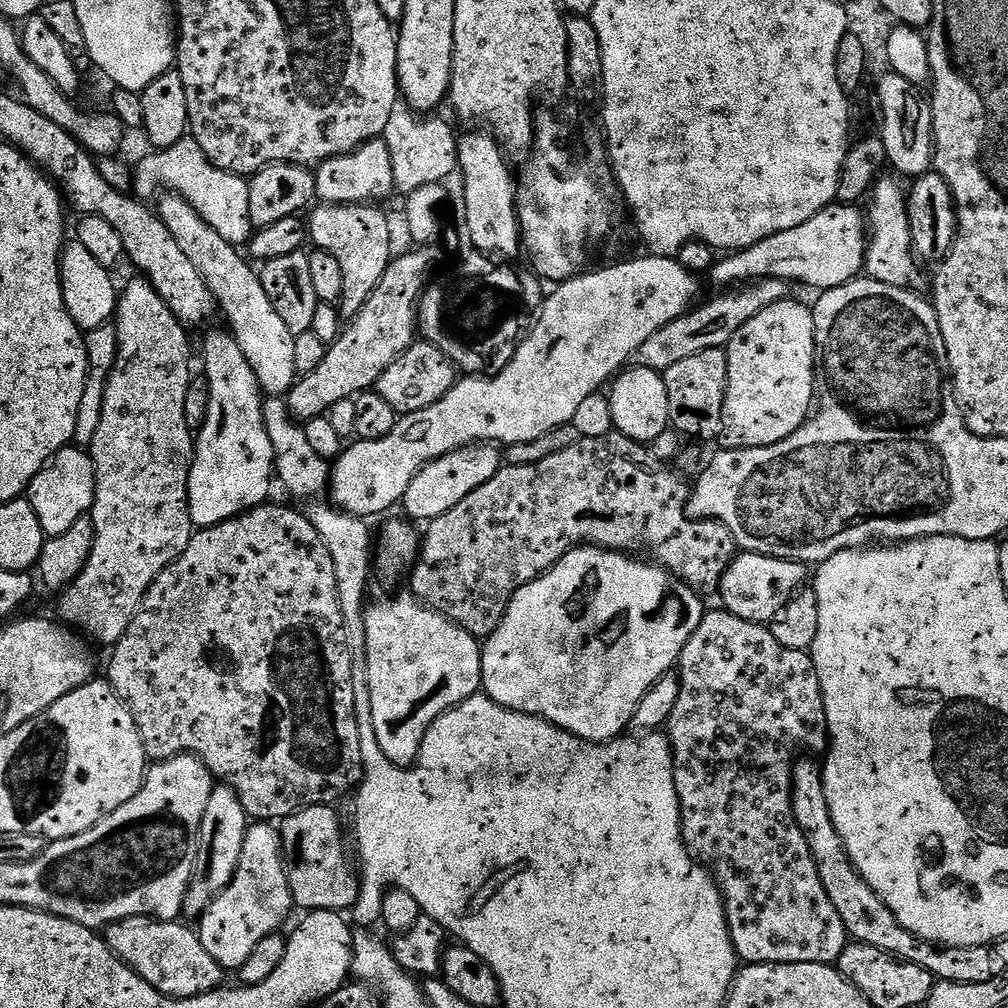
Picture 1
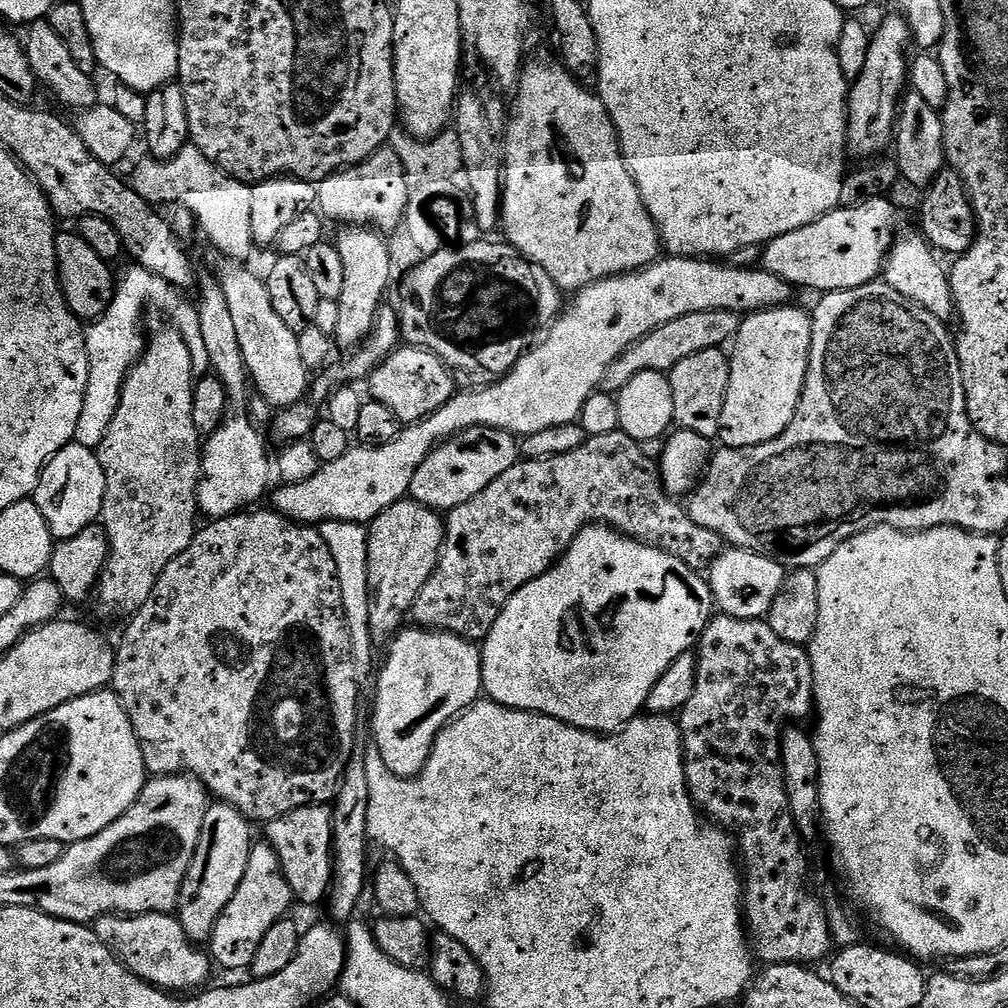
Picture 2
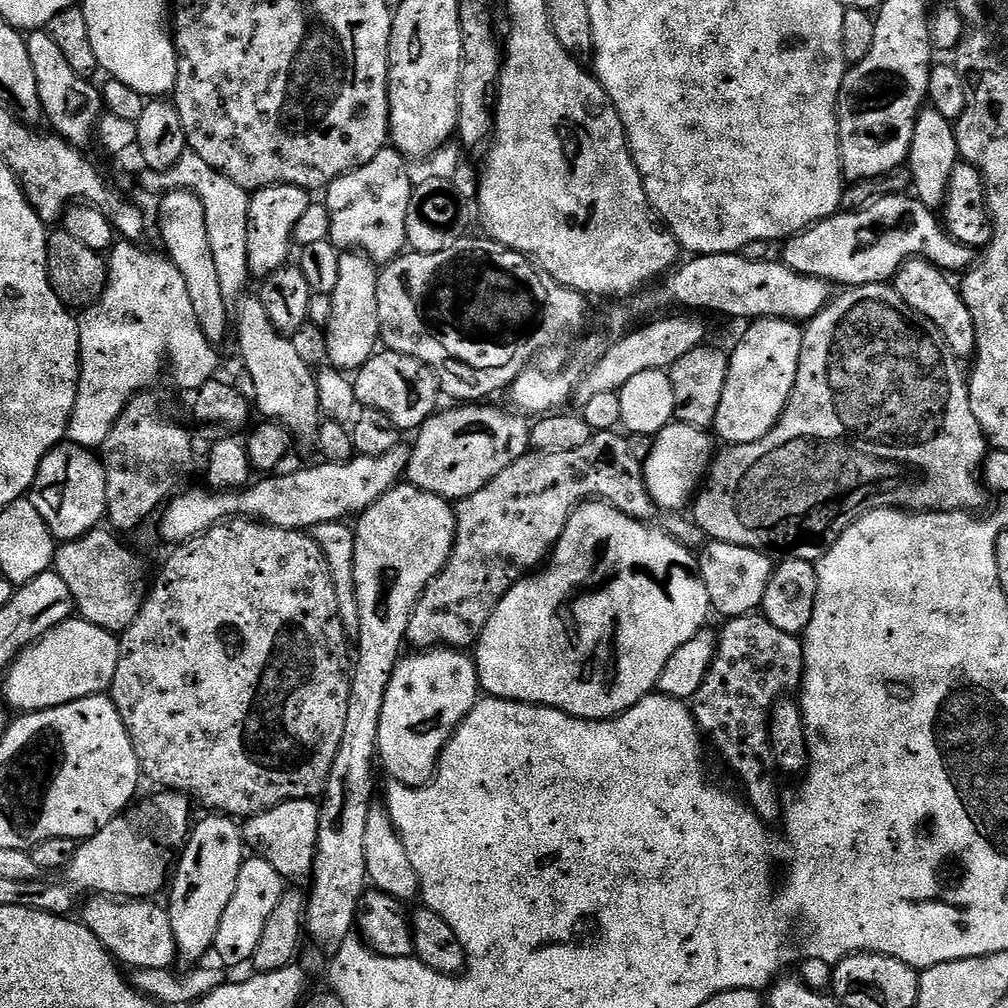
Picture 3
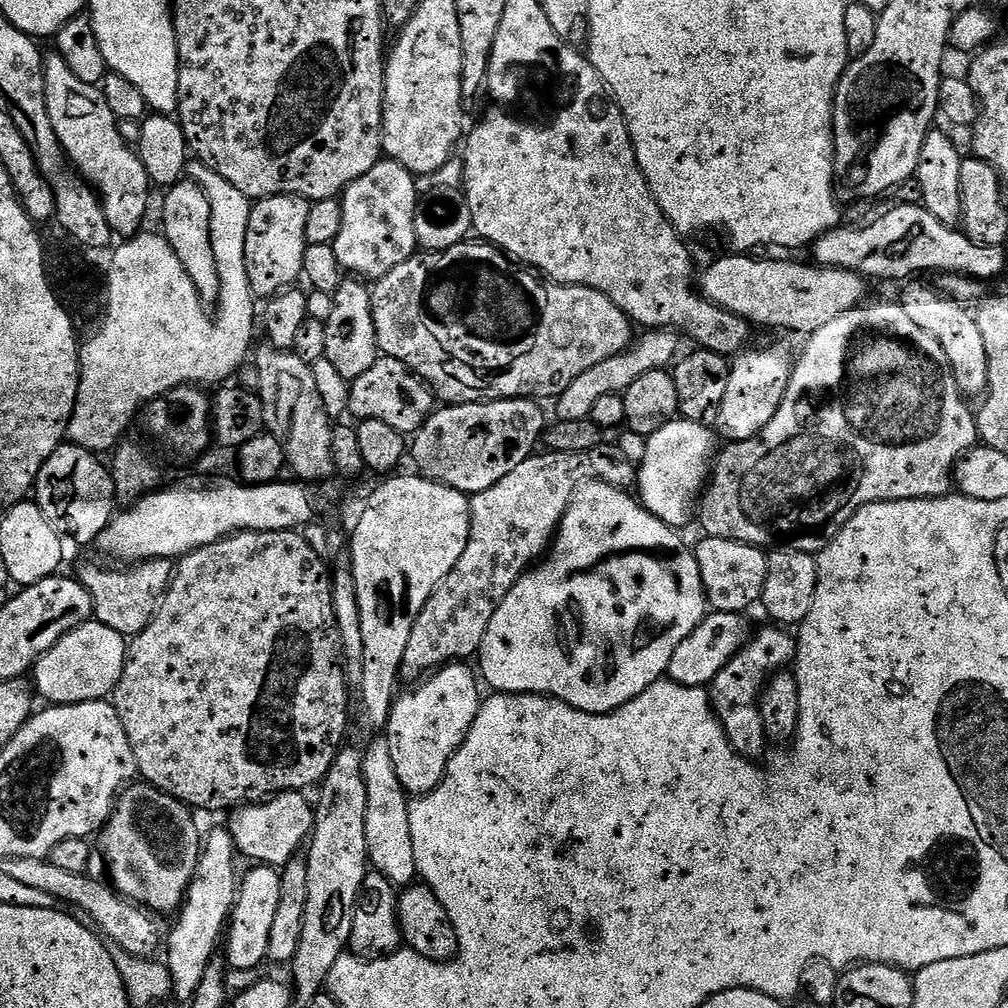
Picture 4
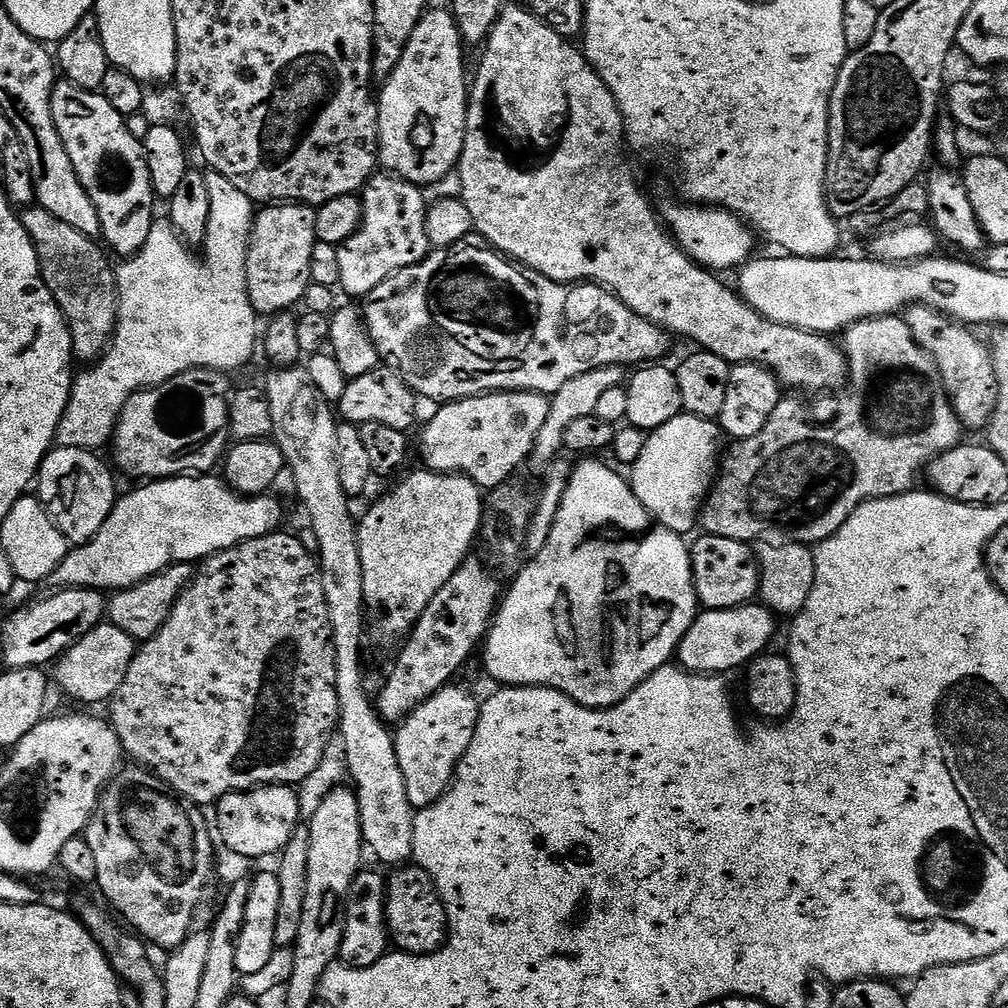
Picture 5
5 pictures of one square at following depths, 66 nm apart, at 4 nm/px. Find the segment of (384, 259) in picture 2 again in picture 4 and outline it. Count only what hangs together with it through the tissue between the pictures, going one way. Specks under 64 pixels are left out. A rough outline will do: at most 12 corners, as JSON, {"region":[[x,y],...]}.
{"region":[[346,278],[326,326],[328,360],[349,382],[382,353],[372,290]]}

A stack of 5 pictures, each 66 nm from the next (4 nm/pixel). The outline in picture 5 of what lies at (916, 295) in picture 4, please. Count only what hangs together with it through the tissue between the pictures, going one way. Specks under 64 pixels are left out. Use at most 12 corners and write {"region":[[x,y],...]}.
{"region":[[937,308],[902,319],[934,358],[956,417],[987,429],[998,406],[992,349]]}

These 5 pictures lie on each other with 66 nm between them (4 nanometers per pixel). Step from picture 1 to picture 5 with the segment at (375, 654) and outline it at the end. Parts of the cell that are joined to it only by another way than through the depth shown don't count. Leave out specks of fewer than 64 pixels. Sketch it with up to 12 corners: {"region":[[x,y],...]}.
{"region":[[438,690],[395,729],[413,809],[437,804],[481,701]]}

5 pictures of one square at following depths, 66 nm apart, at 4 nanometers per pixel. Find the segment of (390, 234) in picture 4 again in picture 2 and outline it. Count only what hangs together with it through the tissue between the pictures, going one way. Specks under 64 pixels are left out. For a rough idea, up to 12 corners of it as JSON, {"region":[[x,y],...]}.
{"region":[[391,146],[316,184],[325,221],[389,234],[410,183]]}

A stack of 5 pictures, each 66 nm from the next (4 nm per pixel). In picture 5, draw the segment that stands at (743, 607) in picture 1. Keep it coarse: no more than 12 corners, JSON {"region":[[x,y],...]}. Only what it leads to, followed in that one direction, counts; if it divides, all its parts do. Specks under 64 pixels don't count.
{"region":[[700,534],[691,541],[701,609],[757,599],[751,543]]}

